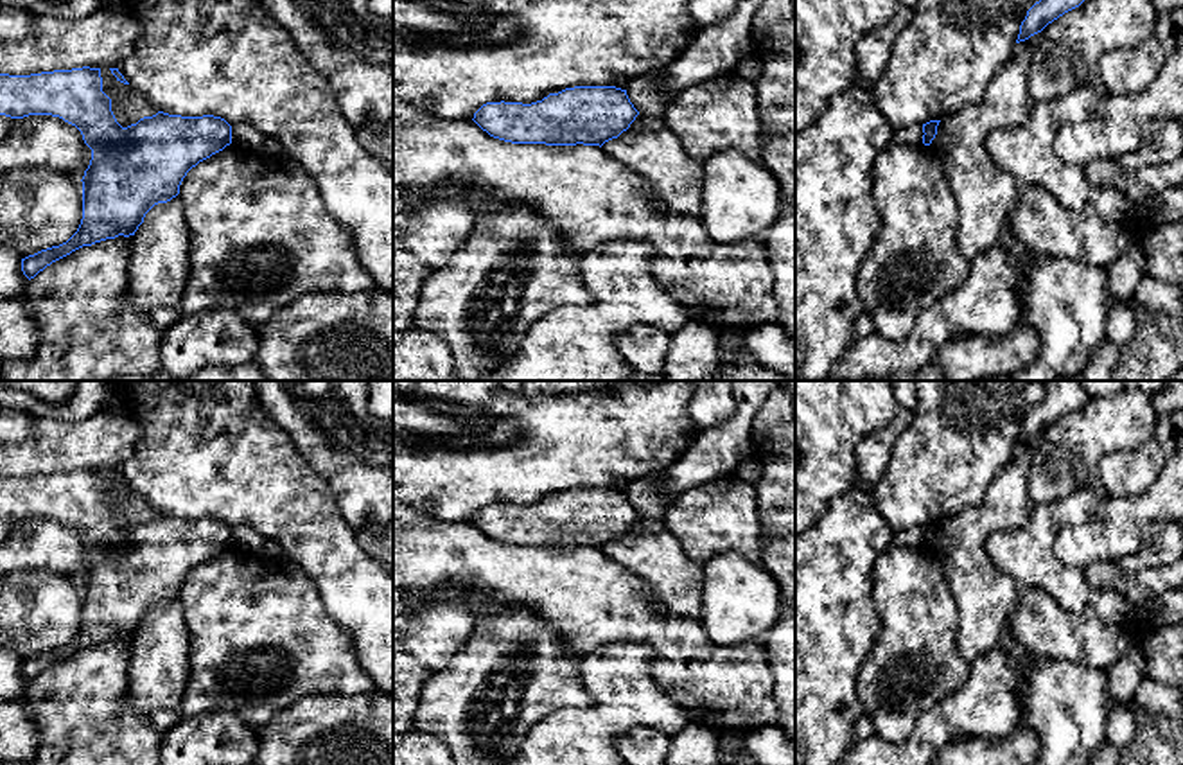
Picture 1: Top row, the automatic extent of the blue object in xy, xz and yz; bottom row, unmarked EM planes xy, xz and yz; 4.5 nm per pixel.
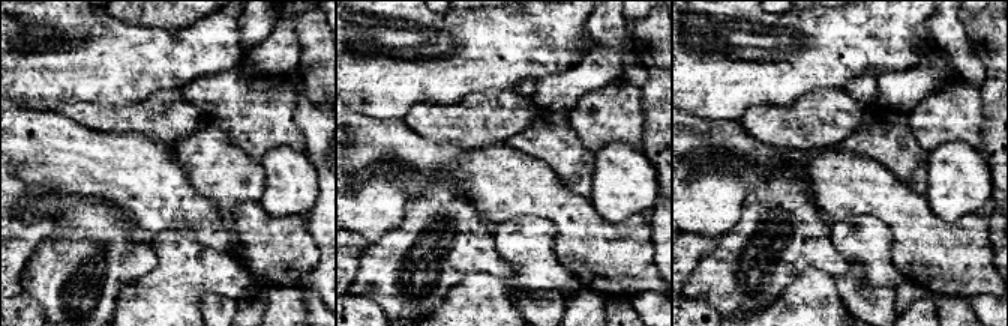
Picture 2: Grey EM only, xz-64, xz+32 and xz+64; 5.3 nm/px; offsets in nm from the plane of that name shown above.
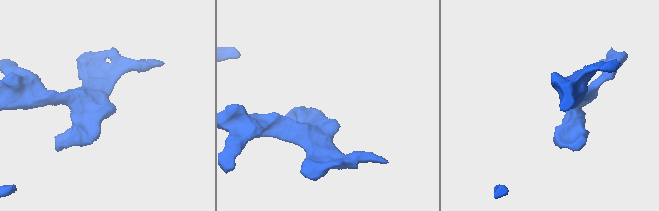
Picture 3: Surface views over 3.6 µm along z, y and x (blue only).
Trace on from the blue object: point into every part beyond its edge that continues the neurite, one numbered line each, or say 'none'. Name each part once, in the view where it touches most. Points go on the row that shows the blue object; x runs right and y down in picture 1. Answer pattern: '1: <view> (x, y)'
none

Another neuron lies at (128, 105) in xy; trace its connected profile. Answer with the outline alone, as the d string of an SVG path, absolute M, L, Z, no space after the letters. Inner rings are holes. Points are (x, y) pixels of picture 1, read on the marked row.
M101 68L102 92L111 99L111 111L122 128L153 117L160 110L133 86L120 83L110 68Z

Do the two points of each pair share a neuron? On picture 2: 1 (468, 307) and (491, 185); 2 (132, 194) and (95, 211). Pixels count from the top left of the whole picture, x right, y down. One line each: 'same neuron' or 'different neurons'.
1: different neurons
2: different neurons

